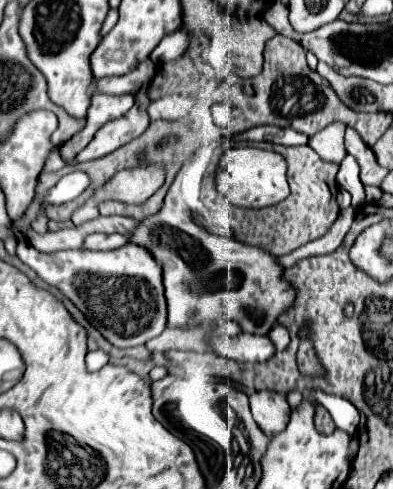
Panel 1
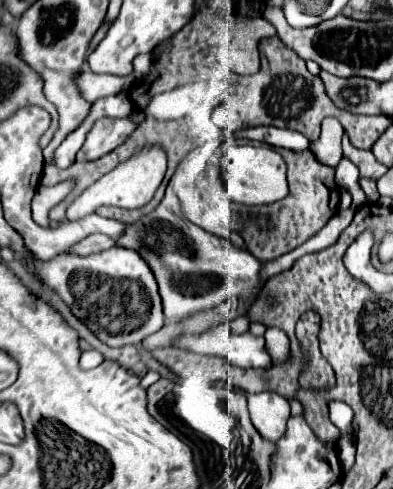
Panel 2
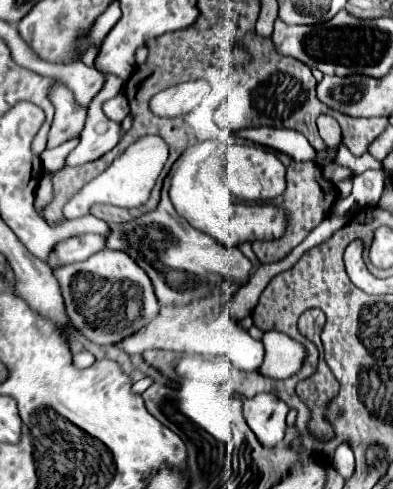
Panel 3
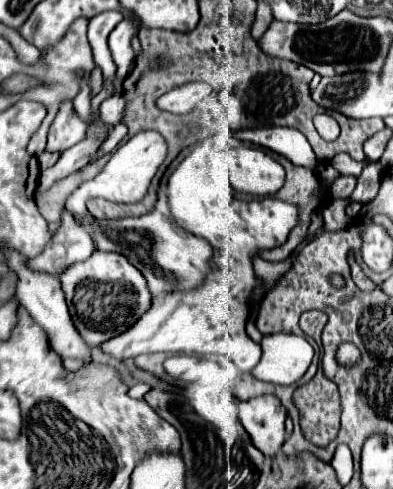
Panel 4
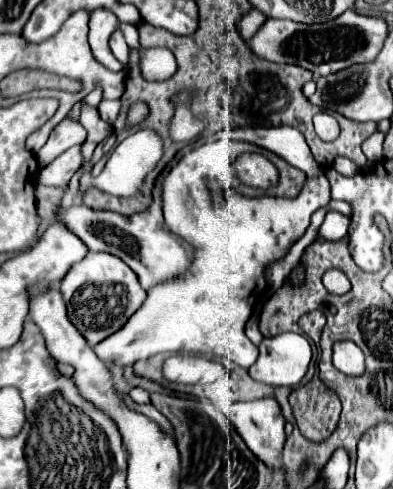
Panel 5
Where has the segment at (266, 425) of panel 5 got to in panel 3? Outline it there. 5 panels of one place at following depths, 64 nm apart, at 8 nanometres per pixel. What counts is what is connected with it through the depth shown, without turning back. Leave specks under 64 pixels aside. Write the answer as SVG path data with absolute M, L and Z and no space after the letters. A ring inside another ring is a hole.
M258 394L242 400L244 420L266 448L274 448L284 440L288 406L276 394Z

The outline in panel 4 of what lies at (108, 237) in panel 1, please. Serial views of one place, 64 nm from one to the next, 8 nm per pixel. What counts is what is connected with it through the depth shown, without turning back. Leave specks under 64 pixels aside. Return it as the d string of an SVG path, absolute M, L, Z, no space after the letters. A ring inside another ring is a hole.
M64 212L62 224L52 232L52 240L44 246L40 256L28 258L26 264L32 272L44 272L50 276L60 276L64 268L86 260L96 250L90 234L76 226L72 216Z

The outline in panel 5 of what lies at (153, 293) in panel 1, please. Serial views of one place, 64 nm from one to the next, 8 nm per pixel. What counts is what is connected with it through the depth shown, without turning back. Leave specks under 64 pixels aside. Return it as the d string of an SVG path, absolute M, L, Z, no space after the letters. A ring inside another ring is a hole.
M88 252L84 260L76 262L60 282L60 292L66 302L70 322L80 330L88 346L96 346L120 330L136 308L140 308L146 296L136 274L122 260L104 252Z

